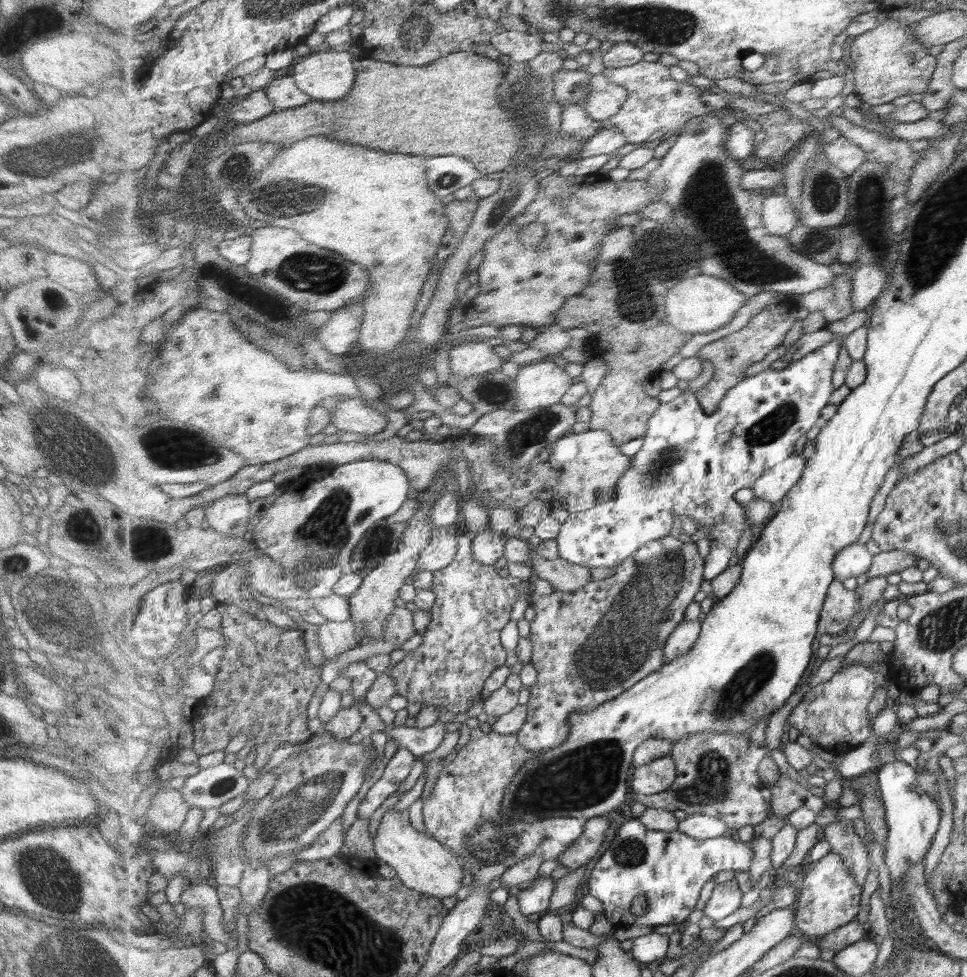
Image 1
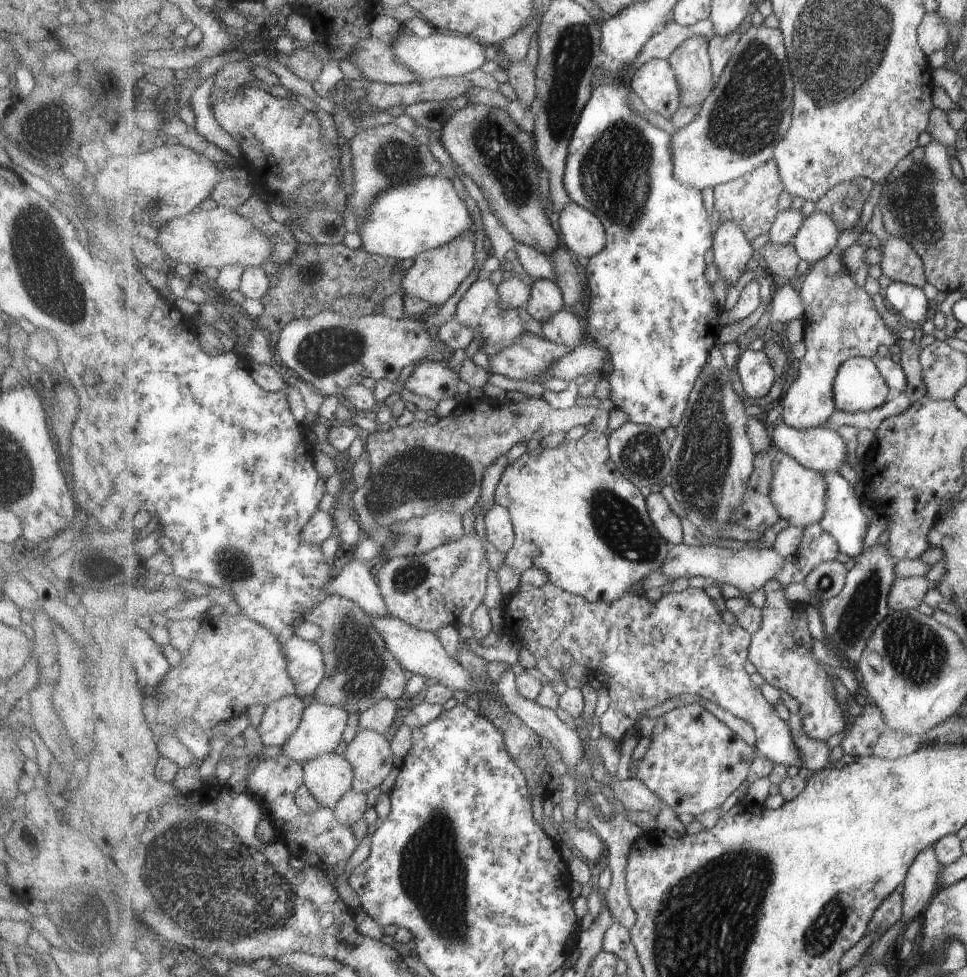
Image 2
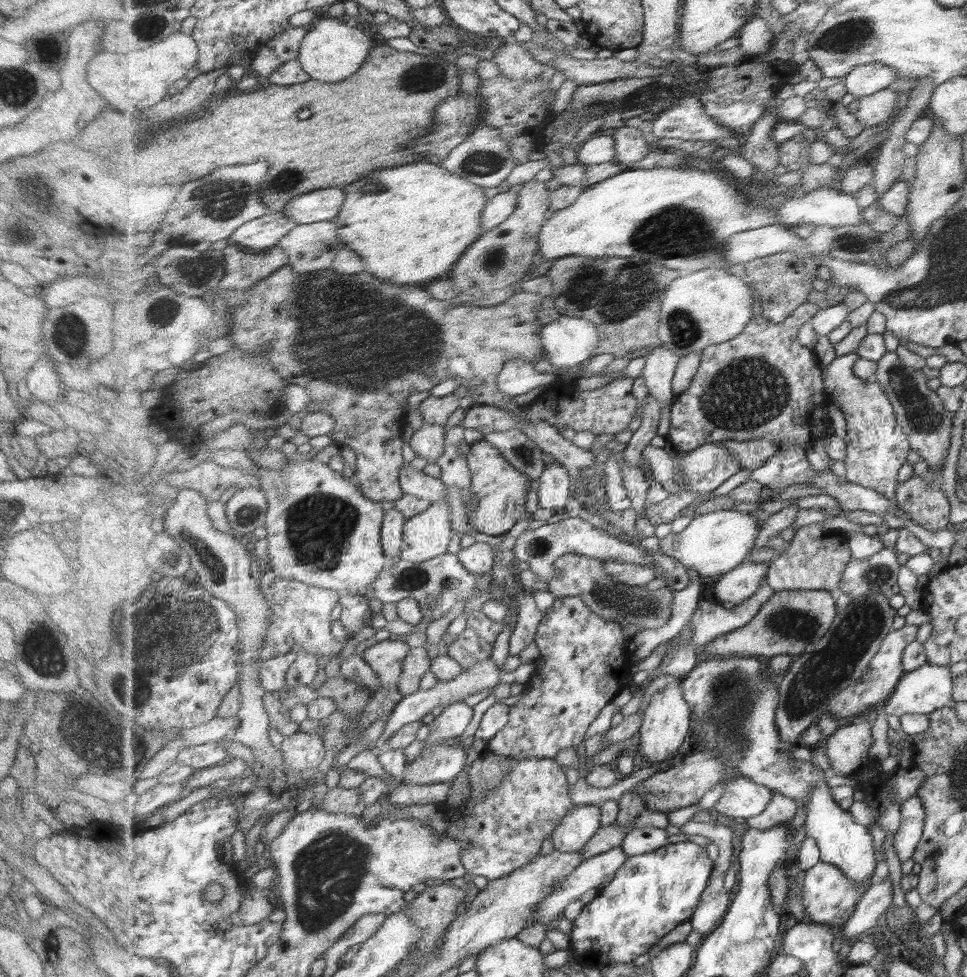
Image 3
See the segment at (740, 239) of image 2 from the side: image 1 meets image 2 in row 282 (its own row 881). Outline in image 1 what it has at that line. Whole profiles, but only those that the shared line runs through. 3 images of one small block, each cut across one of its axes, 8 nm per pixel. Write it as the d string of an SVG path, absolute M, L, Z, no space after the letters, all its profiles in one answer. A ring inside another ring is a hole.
M733 878L714 887L711 898L703 911L707 917L716 922L737 912L740 909L741 902L743 902L743 892Z

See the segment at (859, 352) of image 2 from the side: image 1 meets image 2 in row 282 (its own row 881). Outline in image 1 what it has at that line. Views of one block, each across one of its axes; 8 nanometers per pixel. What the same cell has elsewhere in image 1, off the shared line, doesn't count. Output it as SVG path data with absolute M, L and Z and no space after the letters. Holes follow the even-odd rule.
M832 850L805 868L797 884L796 929L809 942L814 942L814 936L825 936L846 924L852 923L861 912L861 894L863 888L857 882L856 876L845 868L840 854Z

